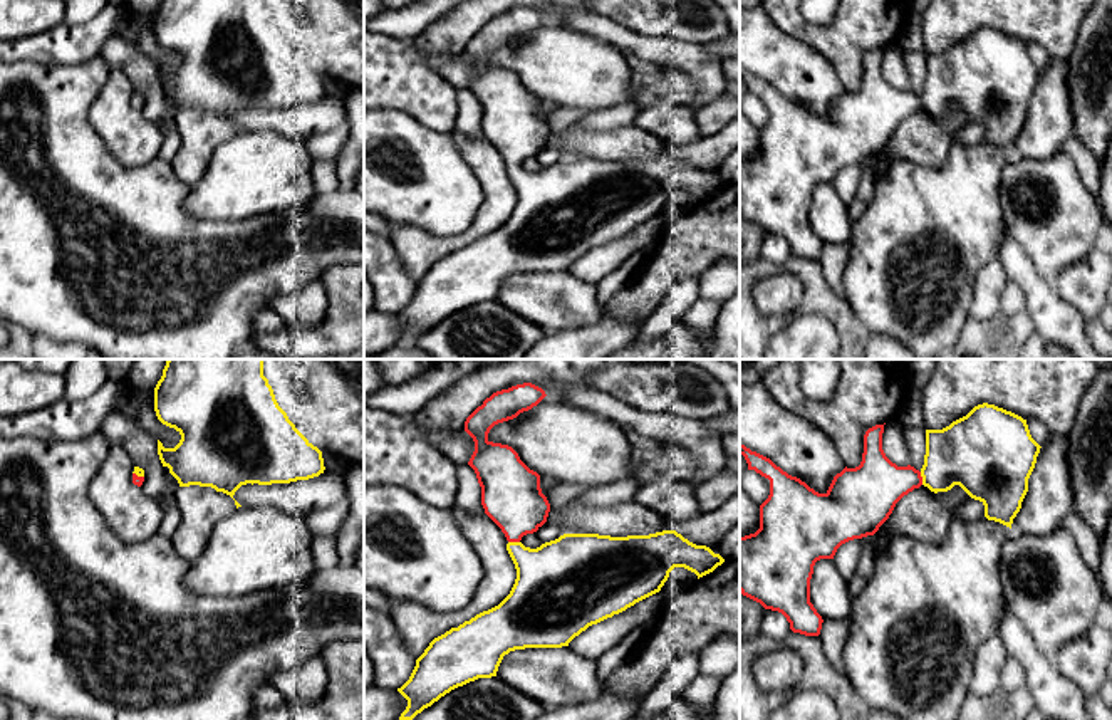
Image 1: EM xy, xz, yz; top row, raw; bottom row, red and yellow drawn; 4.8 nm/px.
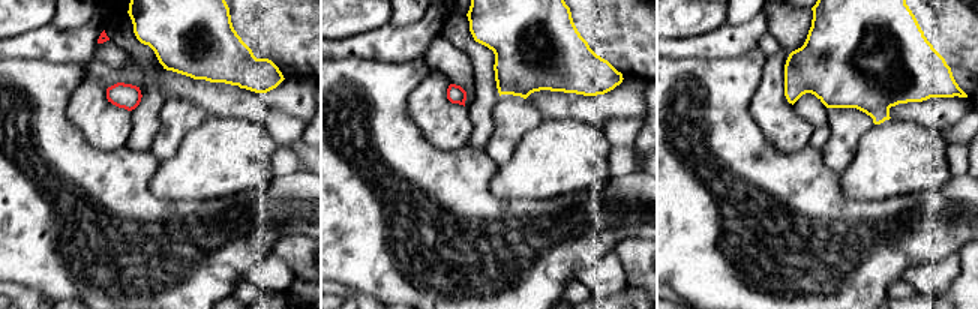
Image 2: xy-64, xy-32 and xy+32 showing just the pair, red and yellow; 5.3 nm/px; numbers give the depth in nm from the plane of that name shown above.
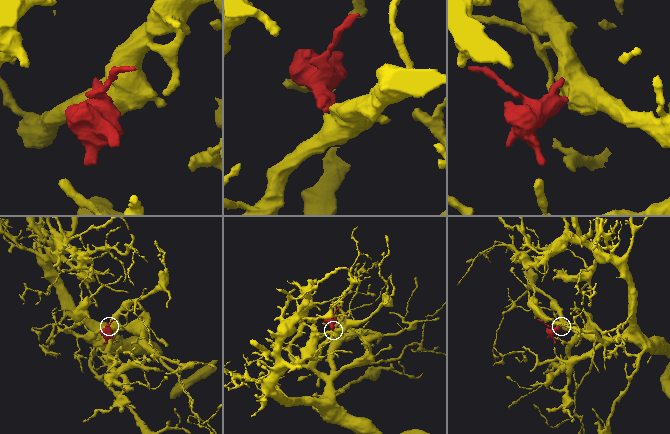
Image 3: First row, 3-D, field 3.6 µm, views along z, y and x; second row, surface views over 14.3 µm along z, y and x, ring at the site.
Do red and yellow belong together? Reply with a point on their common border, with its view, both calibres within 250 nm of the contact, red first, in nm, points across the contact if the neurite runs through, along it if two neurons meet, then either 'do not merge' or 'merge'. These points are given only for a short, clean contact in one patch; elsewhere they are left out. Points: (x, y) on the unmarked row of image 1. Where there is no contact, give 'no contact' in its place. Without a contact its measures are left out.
yz (921, 103) | 280/320 nm | across yz (871, 114), (879, 108), (921, 103), (966, 78) | merge

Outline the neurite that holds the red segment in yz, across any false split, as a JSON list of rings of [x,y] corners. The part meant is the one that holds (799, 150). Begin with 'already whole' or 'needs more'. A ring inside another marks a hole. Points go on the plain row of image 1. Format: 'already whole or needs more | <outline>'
needs more | [[[978,29],[966,40],[943,54],[926,54],[926,79],[921,94],[897,91],[882,74],[884,49],[864,59],[862,86],[837,97],[825,117],[788,99],[770,82],[740,67],[748,94],[770,104],[770,119],[760,129],[760,153],[740,161],[740,217],[765,233],[782,237],[793,257],[818,260],[822,240],[810,227],[810,203],[820,183],[834,183],[837,173],[854,163],[874,159],[889,143],[896,128],[921,109],[948,116],[959,109],[985,129],[985,141],[1011,153],[1028,116],[1040,69],[1031,62],[1026,44],[995,29]]]

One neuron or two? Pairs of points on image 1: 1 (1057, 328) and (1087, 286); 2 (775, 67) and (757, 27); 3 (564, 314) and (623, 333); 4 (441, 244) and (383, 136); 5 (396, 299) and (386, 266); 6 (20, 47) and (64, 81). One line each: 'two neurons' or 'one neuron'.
1: two neurons
2: one neuron
3: two neurons
4: two neurons
5: one neuron
6: two neurons

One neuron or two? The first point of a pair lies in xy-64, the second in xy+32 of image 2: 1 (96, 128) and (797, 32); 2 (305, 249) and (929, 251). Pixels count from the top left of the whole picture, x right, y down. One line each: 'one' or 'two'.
1: one
2: two

